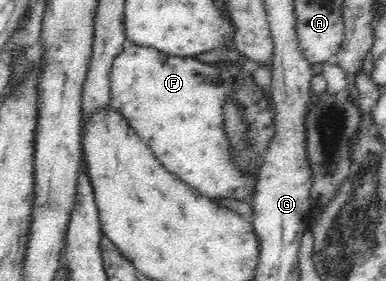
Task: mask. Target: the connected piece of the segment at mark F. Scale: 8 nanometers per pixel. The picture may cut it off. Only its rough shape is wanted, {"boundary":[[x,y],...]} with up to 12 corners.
{"boundary":[[125,42],[110,103],[200,194],[248,201],[233,99],[256,158],[275,135],[252,68]]}

